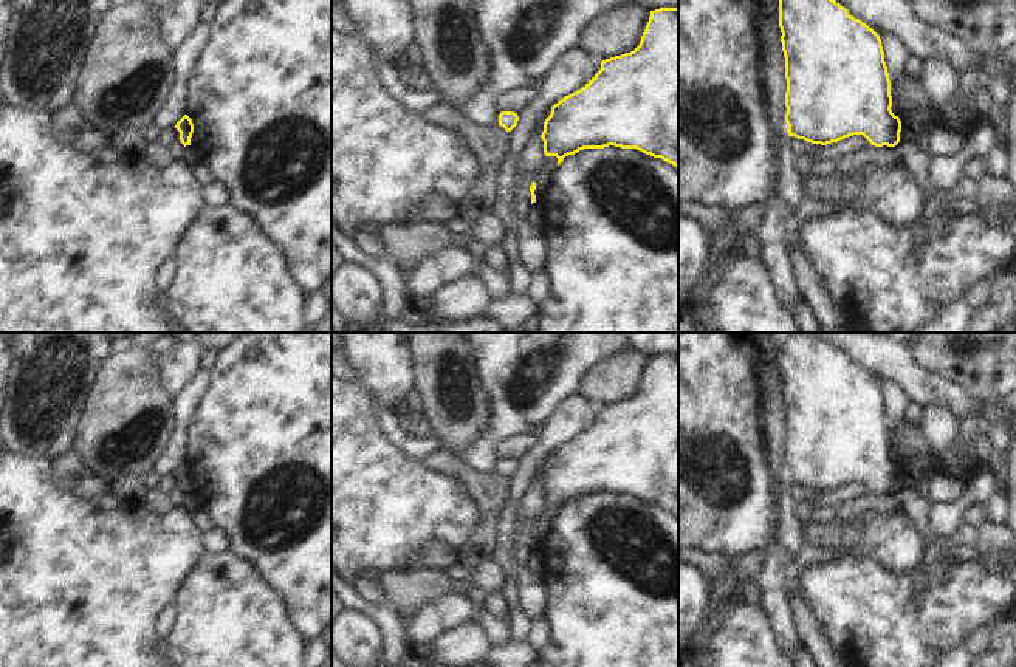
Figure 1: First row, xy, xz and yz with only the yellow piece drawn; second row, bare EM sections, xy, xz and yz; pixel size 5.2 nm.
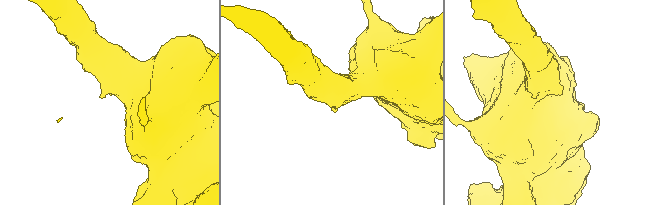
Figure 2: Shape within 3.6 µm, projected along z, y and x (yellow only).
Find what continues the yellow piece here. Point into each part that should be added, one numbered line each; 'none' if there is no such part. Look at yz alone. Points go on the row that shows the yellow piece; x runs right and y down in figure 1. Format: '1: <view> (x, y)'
none.

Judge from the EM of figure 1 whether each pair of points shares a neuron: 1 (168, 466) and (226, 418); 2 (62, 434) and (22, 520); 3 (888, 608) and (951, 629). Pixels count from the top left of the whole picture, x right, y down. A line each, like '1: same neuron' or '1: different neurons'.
1: different neurons
2: different neurons
3: same neuron

